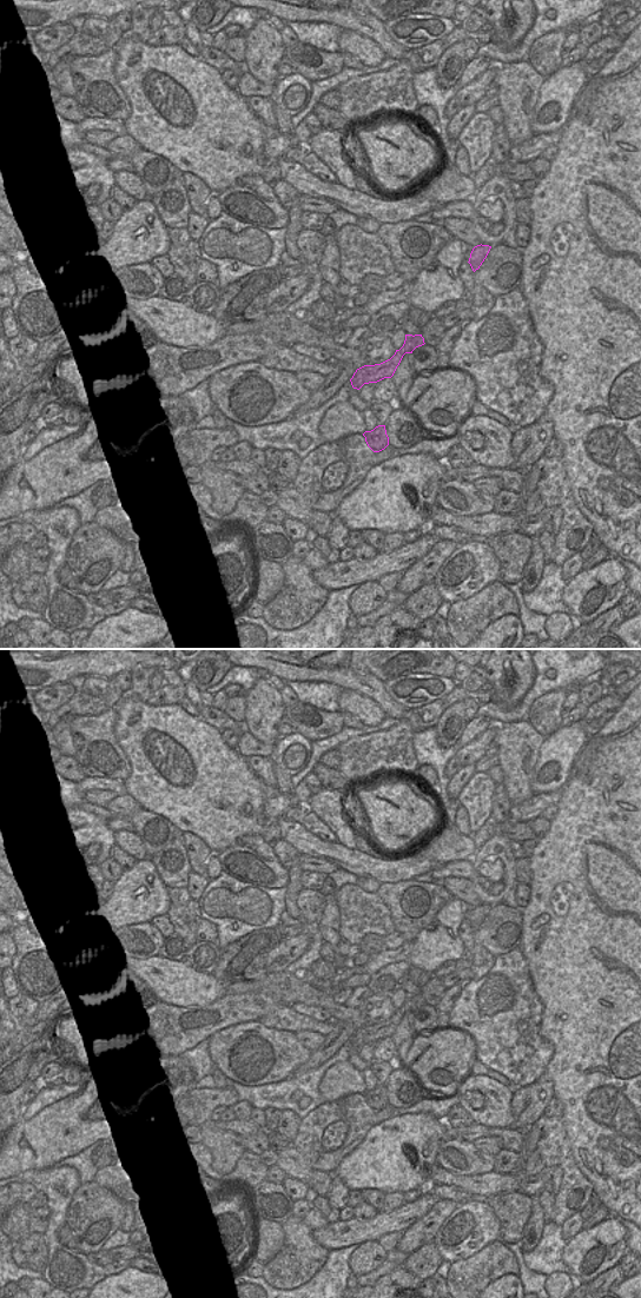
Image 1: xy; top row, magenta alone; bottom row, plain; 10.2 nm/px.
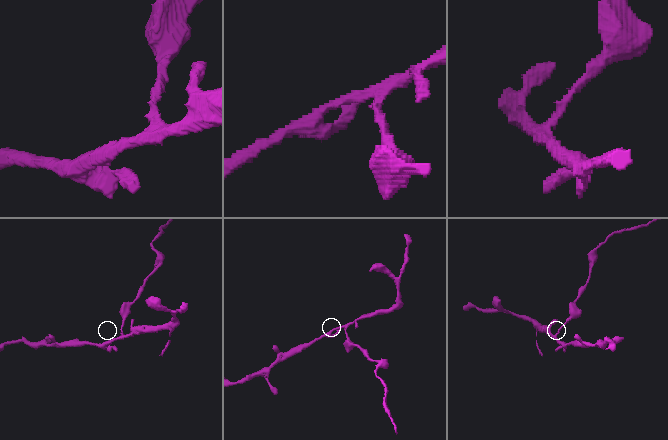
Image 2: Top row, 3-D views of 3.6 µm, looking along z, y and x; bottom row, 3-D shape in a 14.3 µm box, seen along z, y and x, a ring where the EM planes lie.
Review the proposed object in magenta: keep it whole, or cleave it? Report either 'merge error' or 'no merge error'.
merge error

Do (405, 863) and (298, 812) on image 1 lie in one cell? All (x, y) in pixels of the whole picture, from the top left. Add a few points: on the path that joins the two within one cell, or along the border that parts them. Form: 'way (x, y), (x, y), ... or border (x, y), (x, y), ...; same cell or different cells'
border (282, 816), (285, 820), (299, 822); different cells

